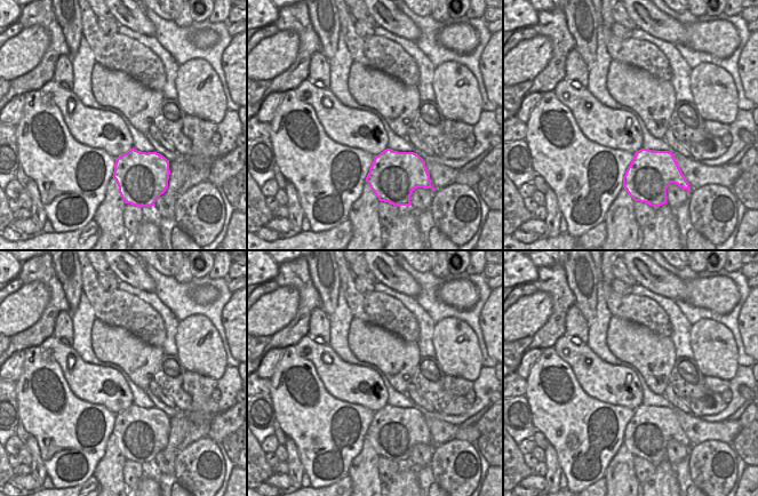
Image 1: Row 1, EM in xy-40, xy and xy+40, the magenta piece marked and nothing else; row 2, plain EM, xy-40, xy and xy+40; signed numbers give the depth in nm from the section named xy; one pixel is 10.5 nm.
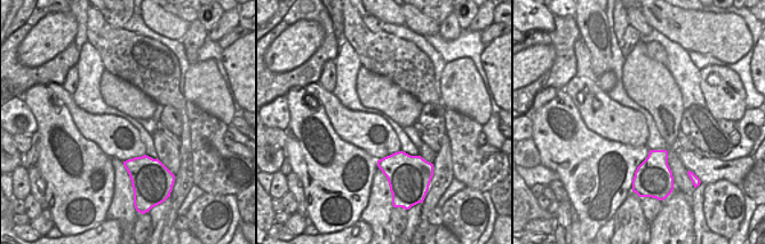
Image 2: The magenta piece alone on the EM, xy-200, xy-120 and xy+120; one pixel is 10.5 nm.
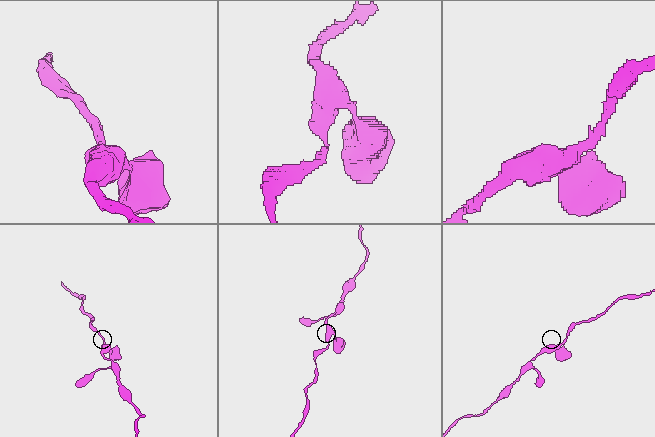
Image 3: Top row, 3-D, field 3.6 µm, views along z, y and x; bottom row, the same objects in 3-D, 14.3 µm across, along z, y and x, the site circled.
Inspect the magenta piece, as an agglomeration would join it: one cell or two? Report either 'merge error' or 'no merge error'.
no merge error

